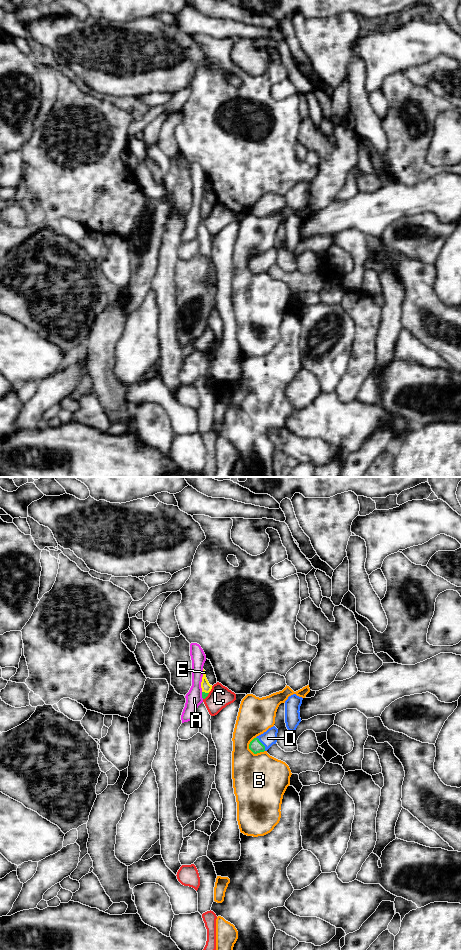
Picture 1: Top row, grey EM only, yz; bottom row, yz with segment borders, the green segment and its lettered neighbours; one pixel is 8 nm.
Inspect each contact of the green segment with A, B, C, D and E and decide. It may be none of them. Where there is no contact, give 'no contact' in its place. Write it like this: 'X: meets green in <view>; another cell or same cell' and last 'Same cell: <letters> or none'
A: meets green in yz; another cell
B: meets green in yz; another cell
C: meets green in yz; another cell
D: meets green in yz; same cell
E: meets green in yz; same cell
Same cell: D, E

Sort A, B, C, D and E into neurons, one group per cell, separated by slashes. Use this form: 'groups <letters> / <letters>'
groups A / B / C / D E

